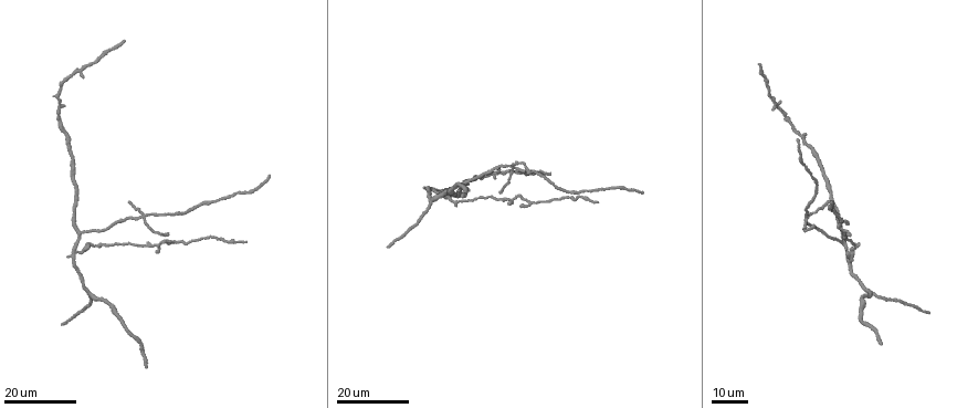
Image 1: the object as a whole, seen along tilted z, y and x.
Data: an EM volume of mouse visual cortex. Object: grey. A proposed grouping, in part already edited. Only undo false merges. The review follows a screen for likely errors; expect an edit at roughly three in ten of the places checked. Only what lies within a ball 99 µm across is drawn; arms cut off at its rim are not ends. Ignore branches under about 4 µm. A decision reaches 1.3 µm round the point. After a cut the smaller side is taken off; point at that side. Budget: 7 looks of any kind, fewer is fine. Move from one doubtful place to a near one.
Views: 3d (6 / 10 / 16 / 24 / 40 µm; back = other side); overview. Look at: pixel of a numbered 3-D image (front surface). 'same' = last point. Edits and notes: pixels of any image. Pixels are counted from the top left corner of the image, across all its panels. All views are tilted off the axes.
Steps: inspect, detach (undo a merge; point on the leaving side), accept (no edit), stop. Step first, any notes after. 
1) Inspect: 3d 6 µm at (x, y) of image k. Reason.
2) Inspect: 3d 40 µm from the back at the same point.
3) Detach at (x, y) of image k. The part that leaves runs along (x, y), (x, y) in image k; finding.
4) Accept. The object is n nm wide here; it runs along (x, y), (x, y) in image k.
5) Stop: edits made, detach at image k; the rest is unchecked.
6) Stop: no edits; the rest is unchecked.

Inspect: 3d 24 µm at (431, 203) of image 1.

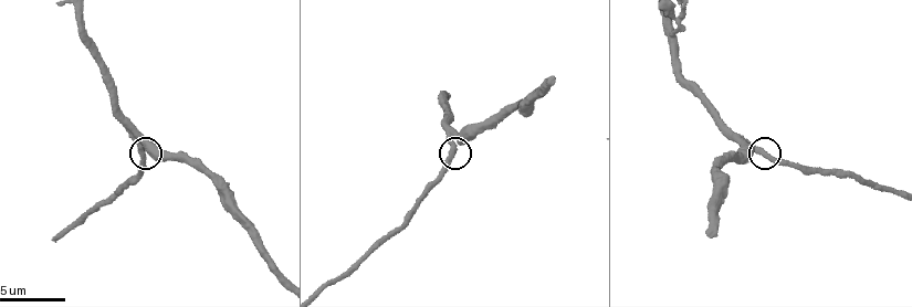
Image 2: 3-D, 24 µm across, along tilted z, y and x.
Inspect: 3d 10 µm at (455, 146) of image 2. Closer look.

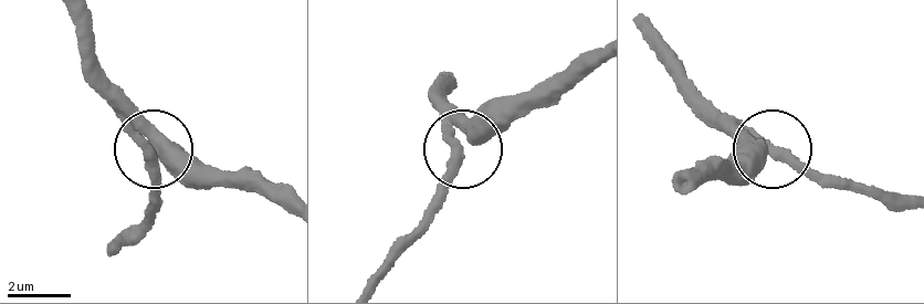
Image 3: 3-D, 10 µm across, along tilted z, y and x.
Inspect: 3d 10 µm from the back at (458, 151) of image 3.

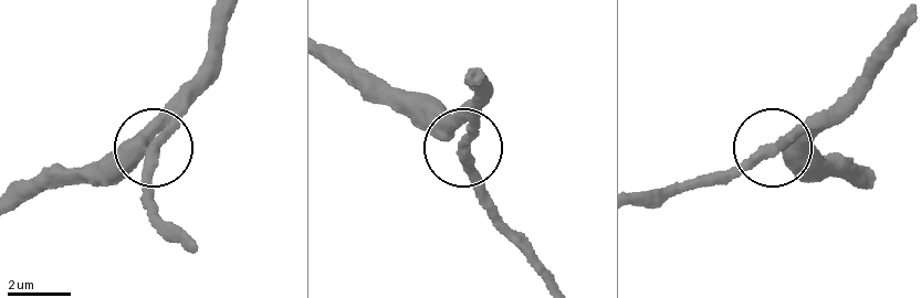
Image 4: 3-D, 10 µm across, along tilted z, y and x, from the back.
Accept. Continuous, no second neuron.

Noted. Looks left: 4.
Inspect: 3d 24 µm at (144, 215) of image 1.

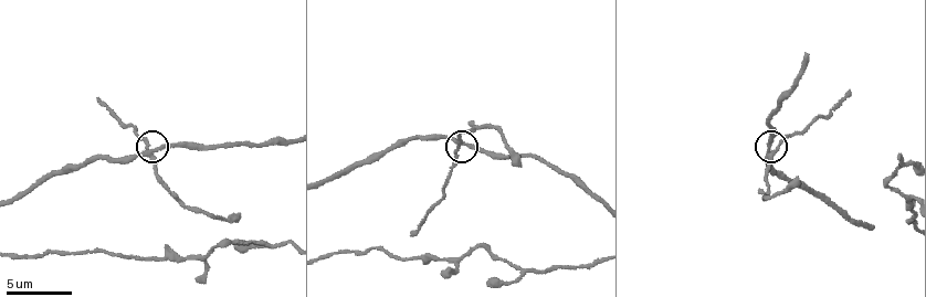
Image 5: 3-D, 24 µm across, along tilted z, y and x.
Inspect: 3d 6 µm at (770, 155) of image 5.

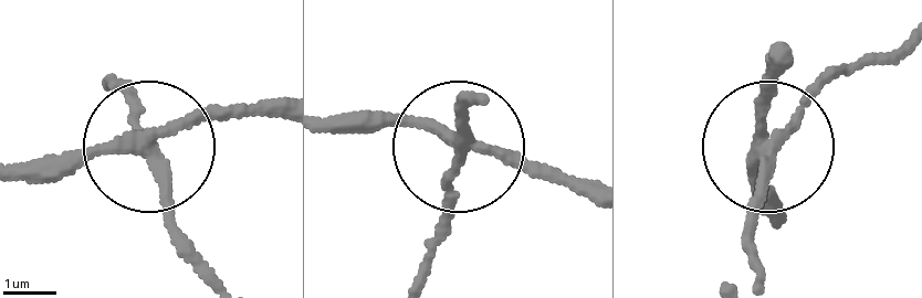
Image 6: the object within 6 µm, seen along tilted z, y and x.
Detach at (140, 107) of image 6. The part that leaves runs along (152, 161), (168, 230), (217, 277) in image 6; a second neuron is stuck on.

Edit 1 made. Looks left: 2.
Stop: edits made, detach at image 6; the rest is unchecked.

